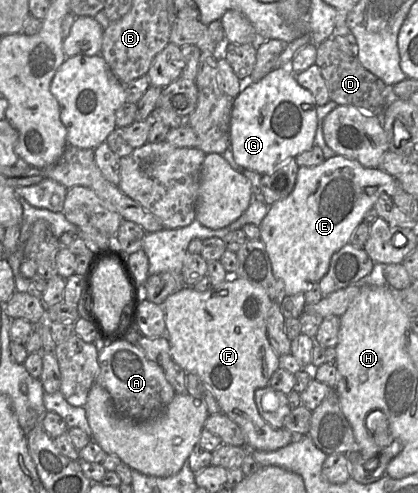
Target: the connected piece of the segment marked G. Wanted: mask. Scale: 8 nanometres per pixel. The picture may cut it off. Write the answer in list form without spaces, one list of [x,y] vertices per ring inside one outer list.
[[[283,68],[274,69],[259,81],[246,86],[233,98],[231,111],[229,148],[235,162],[247,170],[267,175],[273,173],[288,159],[310,150],[315,145],[316,107],[311,92],[301,87],[296,81],[295,75],[288,73]]]

